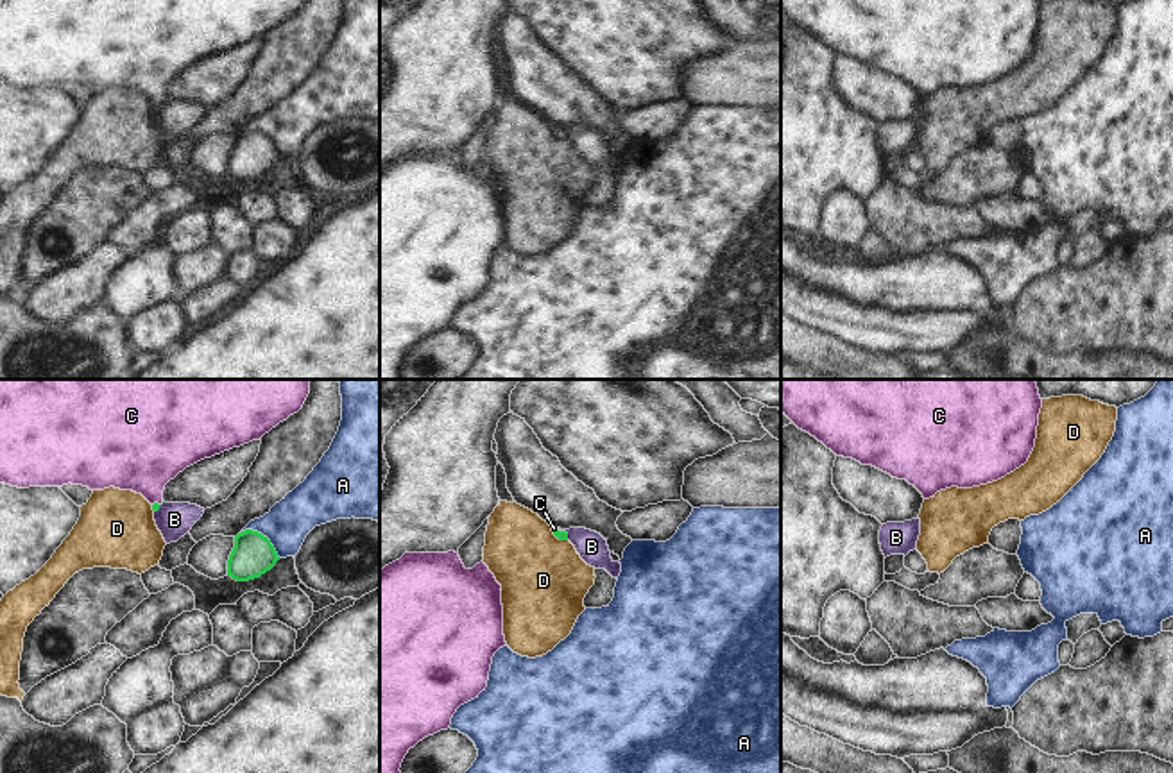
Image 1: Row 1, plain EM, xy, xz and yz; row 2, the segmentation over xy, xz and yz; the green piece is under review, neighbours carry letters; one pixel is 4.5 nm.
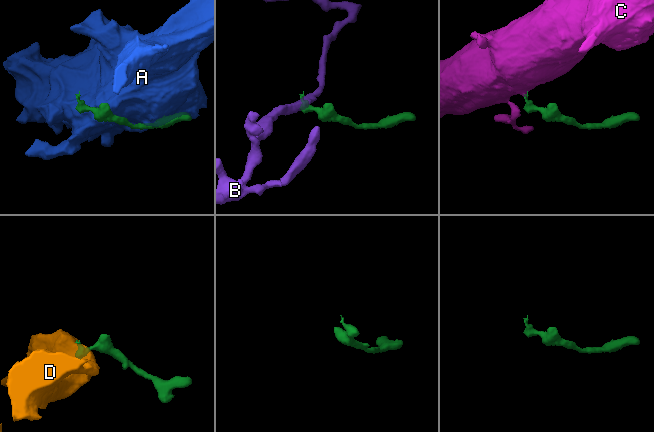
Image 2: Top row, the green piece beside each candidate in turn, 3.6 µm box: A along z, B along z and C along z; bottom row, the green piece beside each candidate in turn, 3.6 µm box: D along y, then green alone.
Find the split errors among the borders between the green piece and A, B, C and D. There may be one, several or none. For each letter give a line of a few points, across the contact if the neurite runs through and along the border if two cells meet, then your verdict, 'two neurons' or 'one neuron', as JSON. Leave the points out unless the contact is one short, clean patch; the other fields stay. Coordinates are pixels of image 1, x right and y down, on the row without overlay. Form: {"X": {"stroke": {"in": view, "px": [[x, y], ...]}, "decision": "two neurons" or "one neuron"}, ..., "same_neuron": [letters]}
{"A": {"decision": "two neurons"}, "B": {"stroke": {"in": "xy", "px": [[163, 101], [154, 111]]}, "decision": "two neurons"}, "C": {"stroke": {"in": "xy", "px": [[154, 106], [156, 102], [142, 61], [142, 49]]}, "decision": "one neuron"}, "D": {"stroke": {"in": "xz", "px": [[552, 131], [566, 140]]}, "decision": "two neurons"}, "same_neuron": ["C"]}

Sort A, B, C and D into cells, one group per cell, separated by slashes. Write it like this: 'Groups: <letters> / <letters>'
Groups: A / B / C / D.

